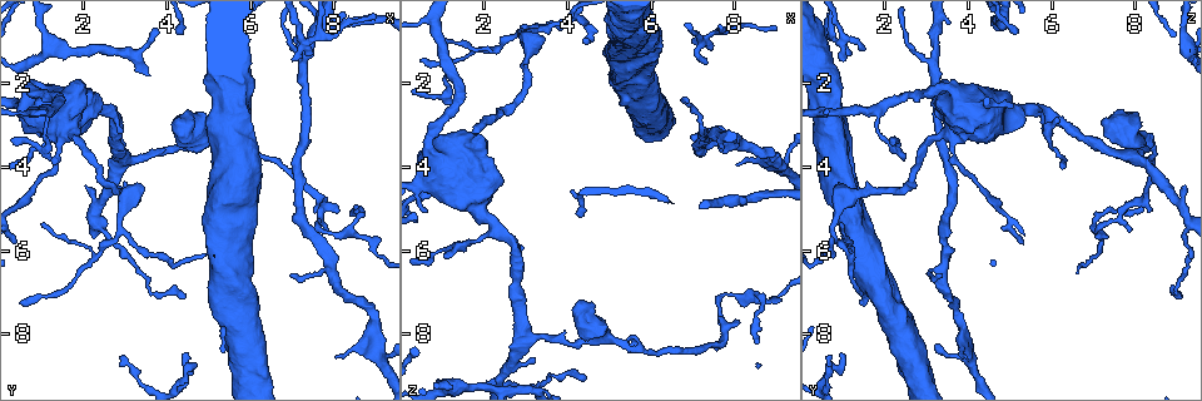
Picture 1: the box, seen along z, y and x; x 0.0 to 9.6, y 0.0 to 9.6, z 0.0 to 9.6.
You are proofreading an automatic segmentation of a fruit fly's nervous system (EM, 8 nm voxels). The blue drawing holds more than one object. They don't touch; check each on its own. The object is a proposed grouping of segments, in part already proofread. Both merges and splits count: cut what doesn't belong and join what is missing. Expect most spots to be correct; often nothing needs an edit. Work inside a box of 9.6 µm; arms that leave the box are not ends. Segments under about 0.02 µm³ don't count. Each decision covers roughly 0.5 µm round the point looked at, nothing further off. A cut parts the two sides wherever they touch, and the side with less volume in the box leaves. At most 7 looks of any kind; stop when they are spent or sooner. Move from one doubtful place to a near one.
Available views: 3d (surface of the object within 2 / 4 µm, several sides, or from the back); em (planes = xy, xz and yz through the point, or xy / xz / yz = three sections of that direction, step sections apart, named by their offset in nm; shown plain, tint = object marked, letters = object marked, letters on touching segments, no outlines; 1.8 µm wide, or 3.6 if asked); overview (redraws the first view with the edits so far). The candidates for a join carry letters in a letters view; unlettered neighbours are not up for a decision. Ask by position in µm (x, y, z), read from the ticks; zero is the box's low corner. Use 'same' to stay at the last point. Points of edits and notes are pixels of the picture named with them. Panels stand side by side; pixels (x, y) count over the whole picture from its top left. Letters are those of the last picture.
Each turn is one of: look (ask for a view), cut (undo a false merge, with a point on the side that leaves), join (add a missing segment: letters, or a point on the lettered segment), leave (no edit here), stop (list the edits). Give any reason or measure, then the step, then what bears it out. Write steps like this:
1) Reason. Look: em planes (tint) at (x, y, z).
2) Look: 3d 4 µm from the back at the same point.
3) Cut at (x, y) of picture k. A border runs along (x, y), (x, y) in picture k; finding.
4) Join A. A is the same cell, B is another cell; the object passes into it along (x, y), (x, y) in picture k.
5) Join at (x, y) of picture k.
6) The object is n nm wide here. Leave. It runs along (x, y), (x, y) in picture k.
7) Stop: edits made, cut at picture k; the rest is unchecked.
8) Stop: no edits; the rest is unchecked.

Calibre changes. Look: 3d 2 µm from the back at (5.30, 3.25, 8.20).

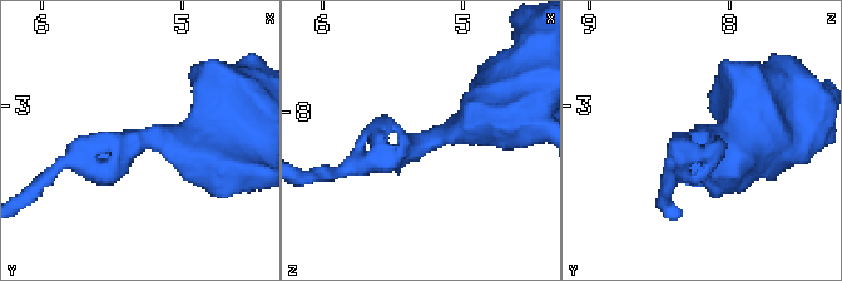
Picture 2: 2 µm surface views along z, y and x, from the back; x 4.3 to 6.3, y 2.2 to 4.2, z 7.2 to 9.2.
Look: em xz step 4 (tint) at (5.30, 3.24, 8.22).

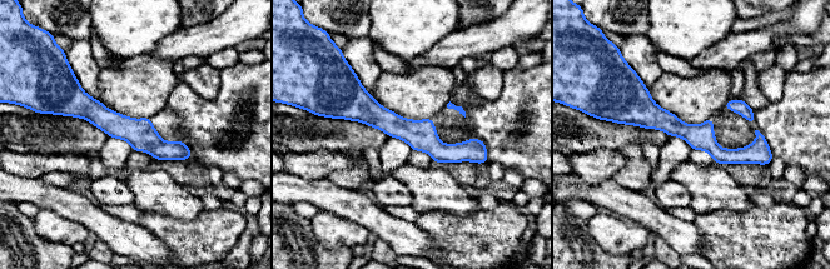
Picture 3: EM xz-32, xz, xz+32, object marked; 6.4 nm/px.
Look: em xz step 4 (letters) at the same point.

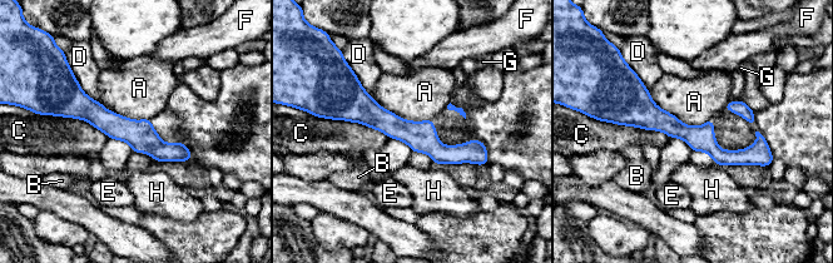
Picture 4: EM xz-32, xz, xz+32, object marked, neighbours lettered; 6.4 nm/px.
Leave. A, B, C, D, E, F, G and H are other cells; a border runs along (649, 92), (685, 124), (710, 119) in picture 4; all the same cell.

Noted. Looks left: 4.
Abrupt turn. Look: em 3.6 µm planes (letters) at (7.40, 1.10, 0.90).

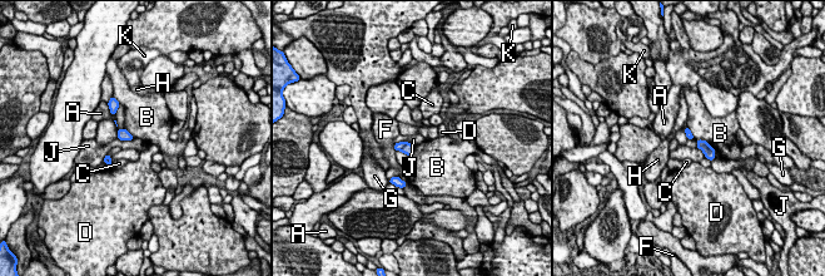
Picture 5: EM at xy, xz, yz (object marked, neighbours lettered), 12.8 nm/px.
The longest contact is with B, 280 nm. Cut at (398, 146) of picture 5. A, B, C, D, F, G, H, J and K are other cells; two cells meet here.

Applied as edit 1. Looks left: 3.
Free end. Look: em planes (plain) at (4.50, 8.50, 1.00).

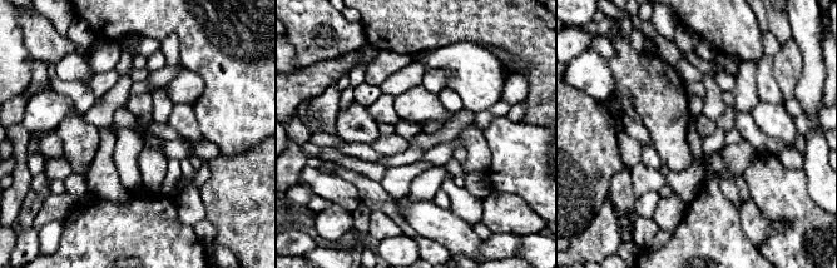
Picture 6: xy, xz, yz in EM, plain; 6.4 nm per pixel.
Look: em planes (letters) at the same point.

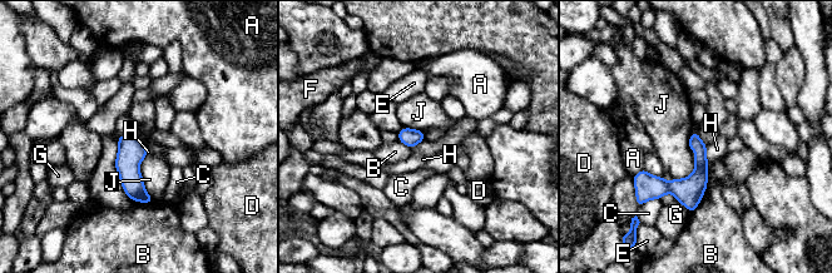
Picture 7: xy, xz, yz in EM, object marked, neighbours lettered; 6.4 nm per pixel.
The object is 90 nm wide here. Leave. A, B, C, D, E, F, G, H and J are other cells; it runs along (696, 137), (699, 173), (686, 187), (642, 188) in picture 7; no lettered segment goes on from it.

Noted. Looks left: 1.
Stop: edits made, cut at picture 5; the rest is unchecked.

